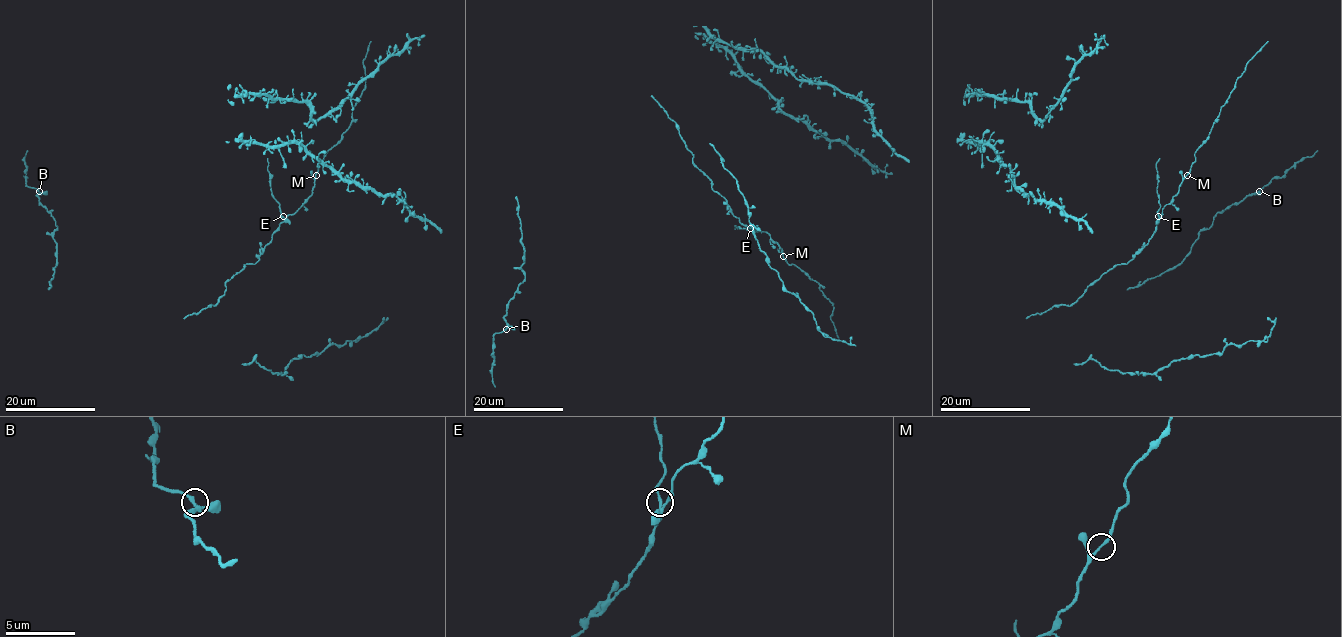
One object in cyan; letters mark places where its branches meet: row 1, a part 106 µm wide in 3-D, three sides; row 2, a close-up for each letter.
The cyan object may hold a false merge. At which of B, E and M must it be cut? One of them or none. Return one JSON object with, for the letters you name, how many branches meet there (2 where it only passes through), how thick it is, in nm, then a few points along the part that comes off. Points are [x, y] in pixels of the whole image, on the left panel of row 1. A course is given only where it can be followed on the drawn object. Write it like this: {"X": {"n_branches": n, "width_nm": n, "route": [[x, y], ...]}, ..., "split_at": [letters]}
{"E": {"n_branches": 4, "width_nm": 190, "route": [[282, 216], [271, 191], [267, 158]]}, "split_at": ["E"]}

